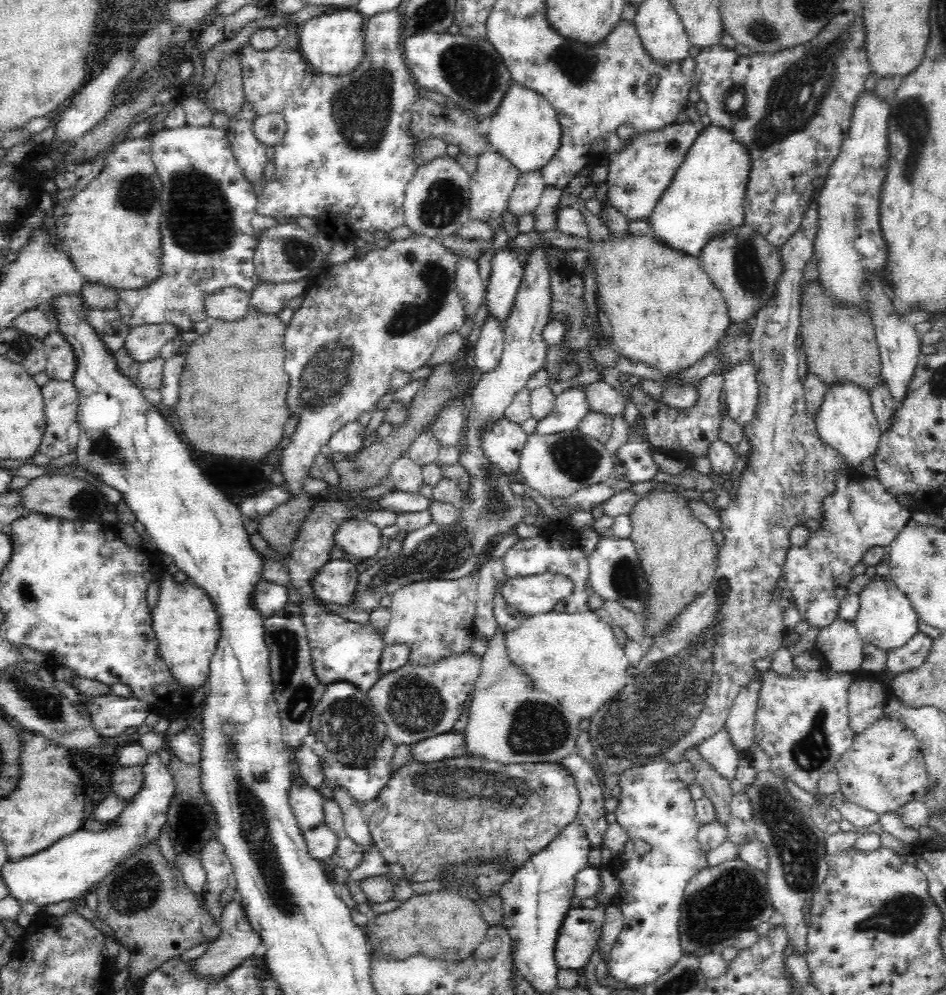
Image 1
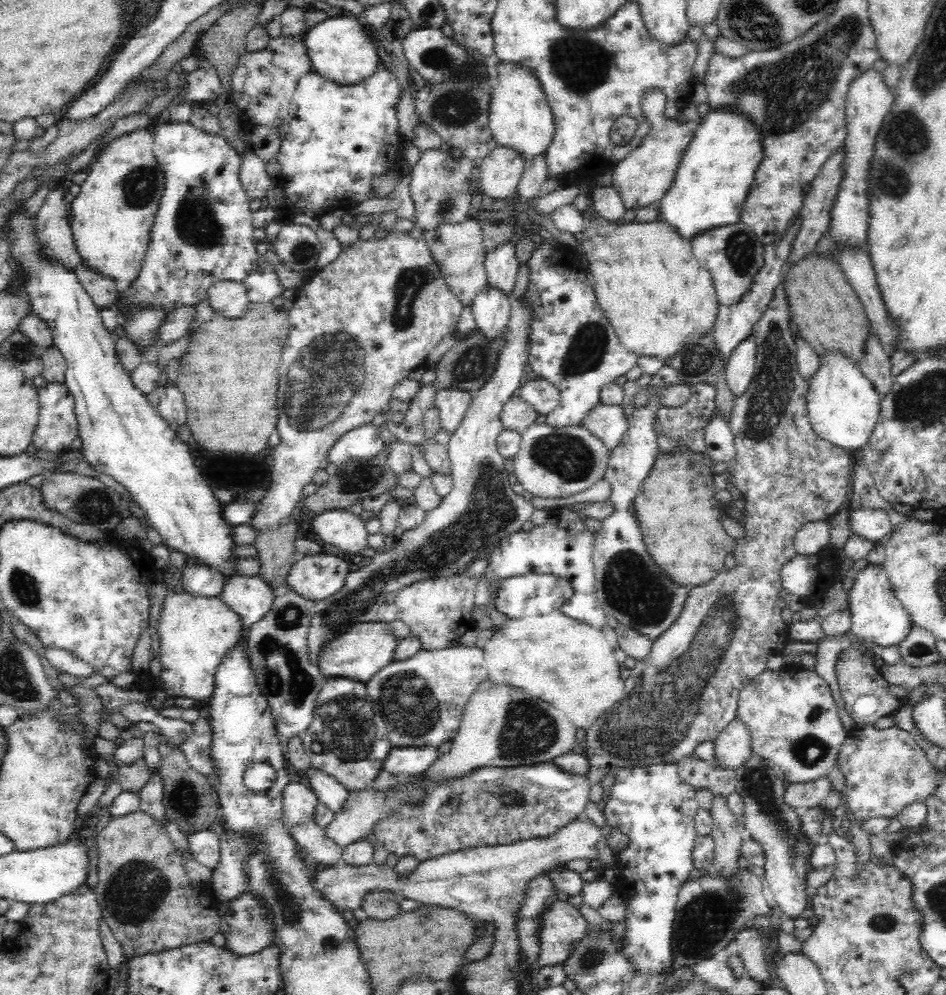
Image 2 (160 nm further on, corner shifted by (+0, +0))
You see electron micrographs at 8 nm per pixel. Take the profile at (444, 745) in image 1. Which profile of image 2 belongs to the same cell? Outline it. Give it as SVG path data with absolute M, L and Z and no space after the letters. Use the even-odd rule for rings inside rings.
M393 747L385 758L382 771L398 781L410 780L422 776L439 756L437 747Z

